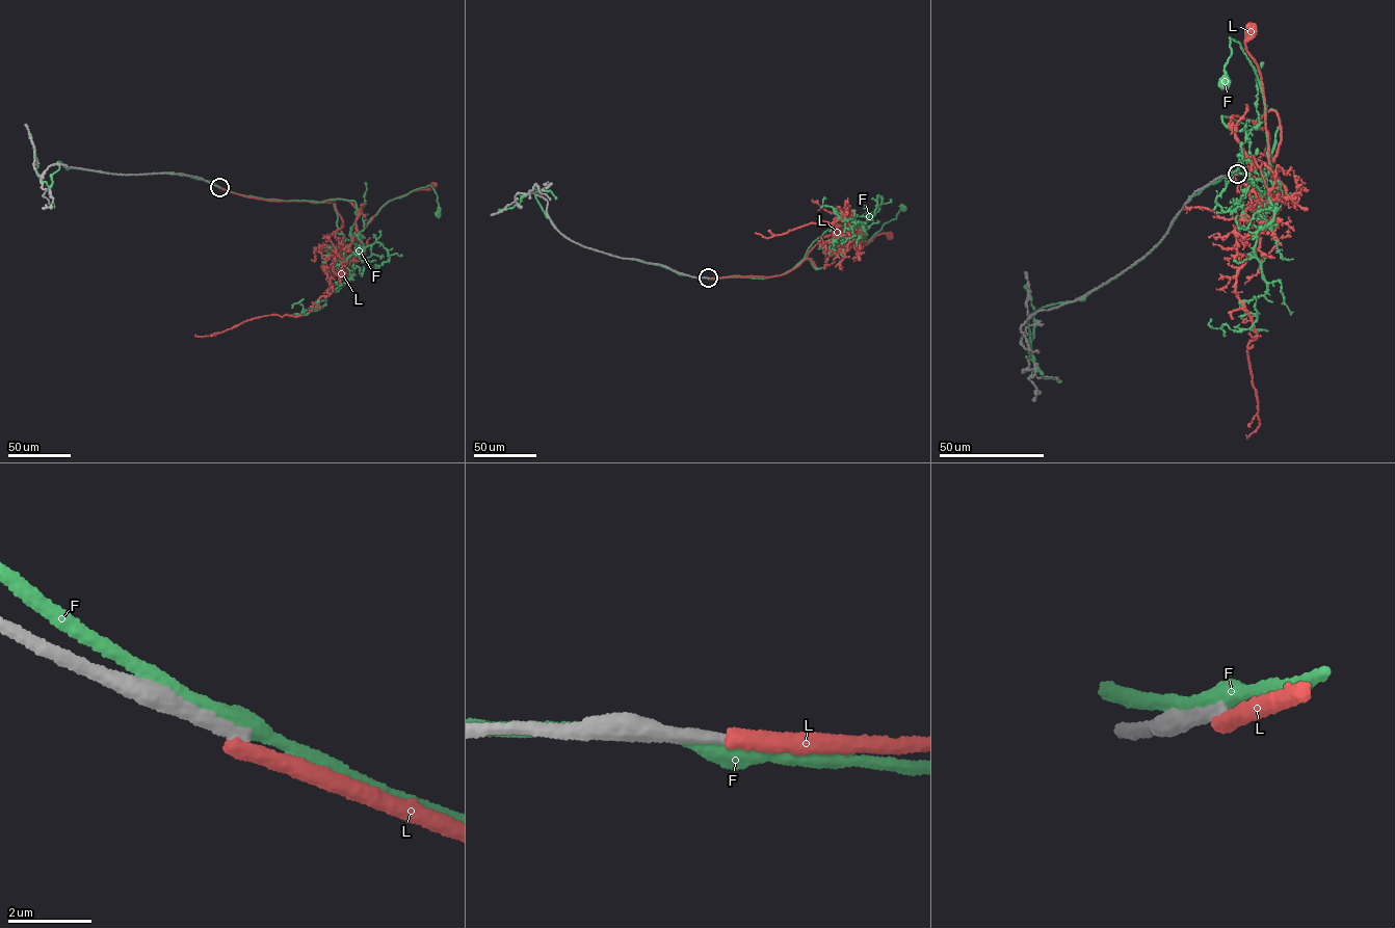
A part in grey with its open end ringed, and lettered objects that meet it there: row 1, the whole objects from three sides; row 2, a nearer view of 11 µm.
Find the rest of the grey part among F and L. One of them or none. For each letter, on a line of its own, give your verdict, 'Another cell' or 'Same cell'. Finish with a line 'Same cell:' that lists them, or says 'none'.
F: Another cell
L: Another cell
Same cell: none

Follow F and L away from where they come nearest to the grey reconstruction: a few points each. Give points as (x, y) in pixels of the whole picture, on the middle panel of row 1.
F: (706, 277), (779, 275), (804, 259), (814, 267), (822, 267), (831, 255), (866, 242), (896, 217), (902, 206)
L: (708, 277), (781, 275), (808, 259), (818, 268), (835, 261), (842, 247), (857, 248), (876, 235), (889, 236)

